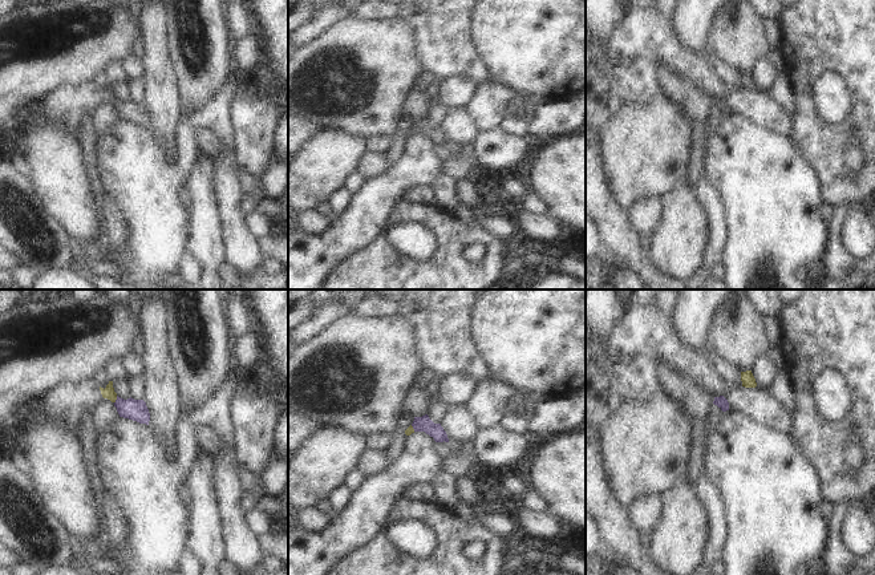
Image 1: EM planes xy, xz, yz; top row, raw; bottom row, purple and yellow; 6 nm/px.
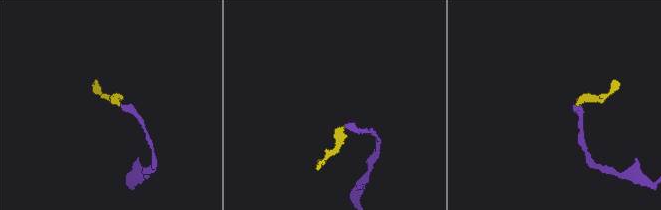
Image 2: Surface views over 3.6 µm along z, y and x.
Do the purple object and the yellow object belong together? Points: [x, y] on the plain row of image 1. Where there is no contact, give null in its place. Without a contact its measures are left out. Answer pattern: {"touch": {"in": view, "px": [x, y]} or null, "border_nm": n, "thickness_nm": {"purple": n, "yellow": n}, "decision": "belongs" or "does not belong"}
{"touch": {"in": "xy", "px": [116, 102]}, "border_nm": 50, "thickness_nm": {"purple": 130, "yellow": 70}, "decision": "belongs"}

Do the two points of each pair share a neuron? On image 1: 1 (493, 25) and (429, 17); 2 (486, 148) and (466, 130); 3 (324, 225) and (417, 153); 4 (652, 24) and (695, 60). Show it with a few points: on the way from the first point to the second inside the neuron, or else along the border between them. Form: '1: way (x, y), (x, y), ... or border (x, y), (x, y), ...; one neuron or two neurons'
1: border (473, 13), (470, 19); two neurons
2: border (479, 130), (470, 142); two neurons
3: border (335, 218), (335, 223), (324, 233), (304, 230); two neurons
4: way (663, 35), (684, 56); one neuron

